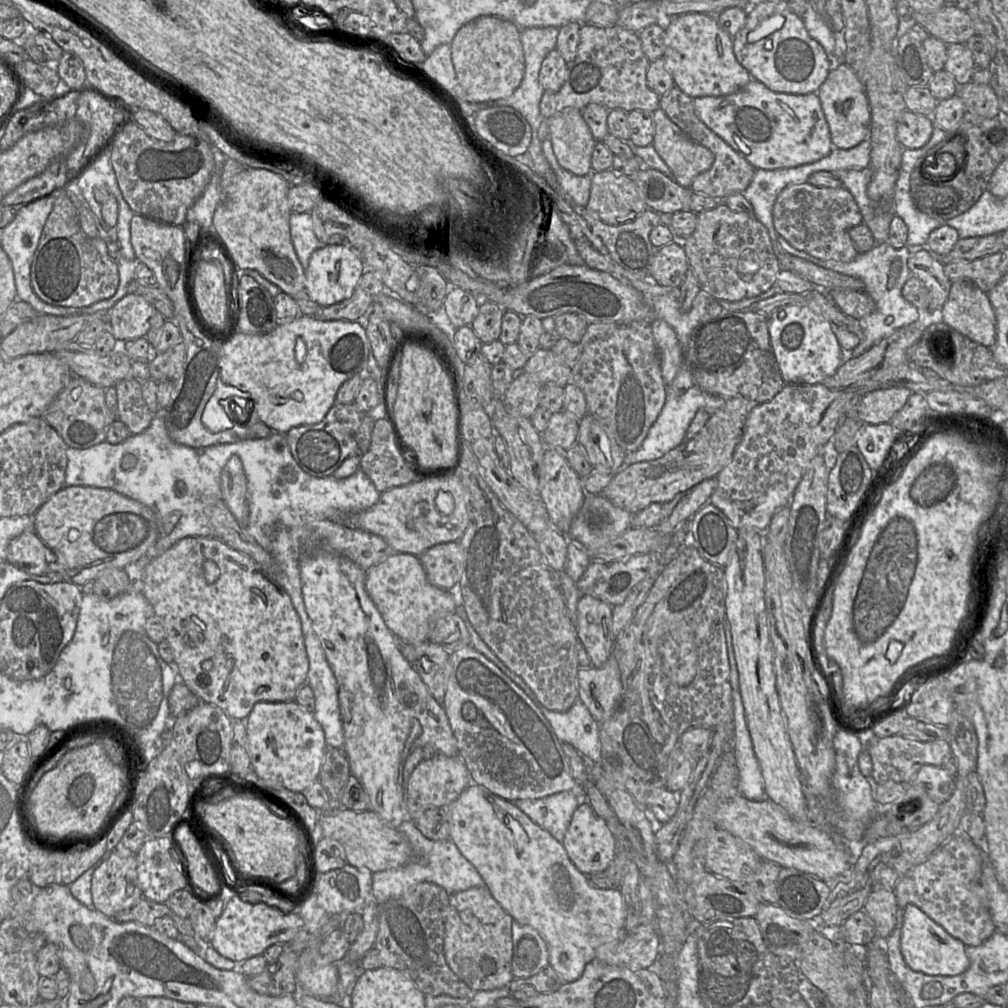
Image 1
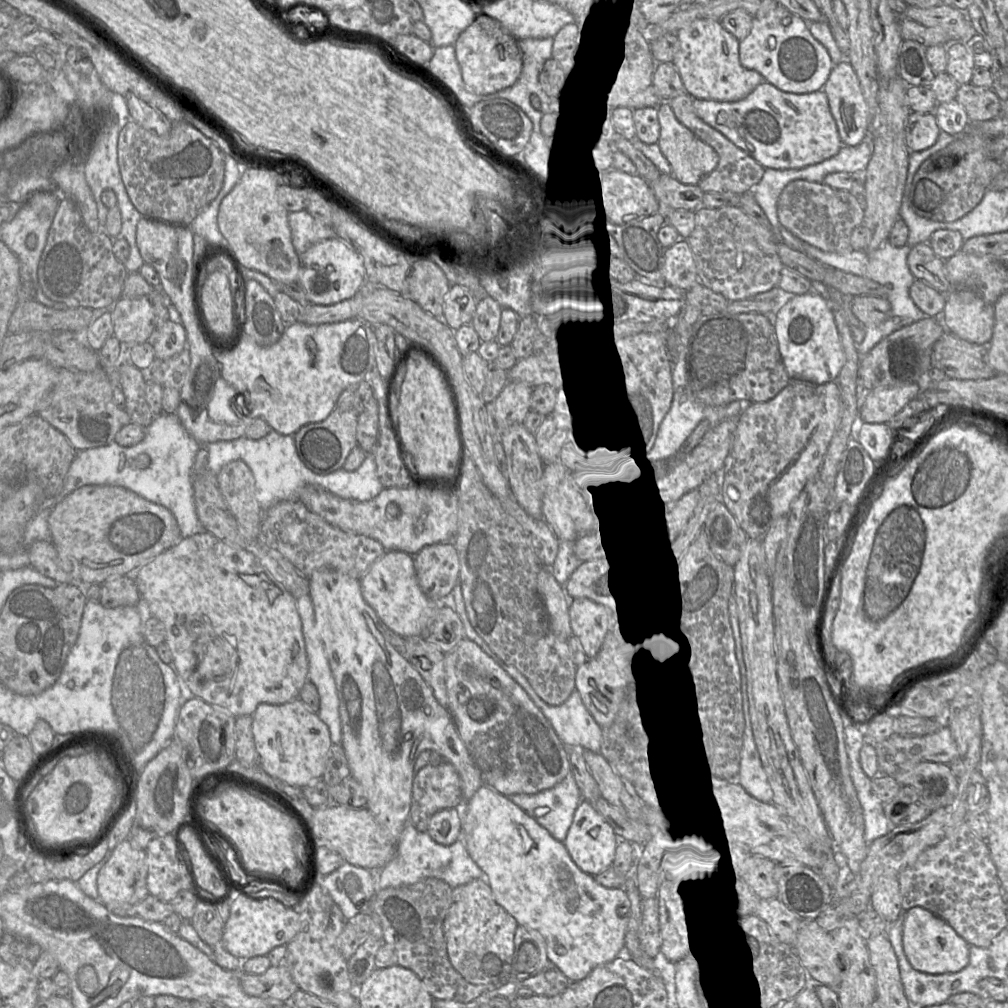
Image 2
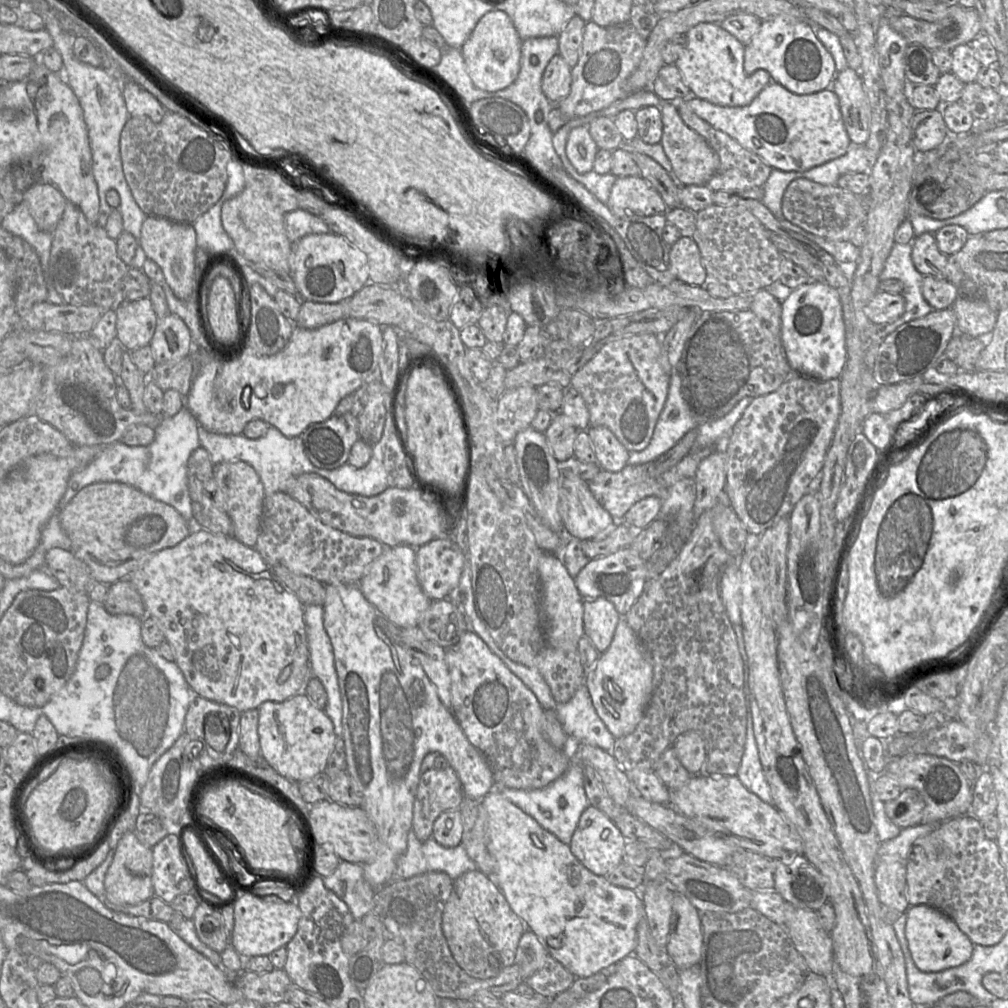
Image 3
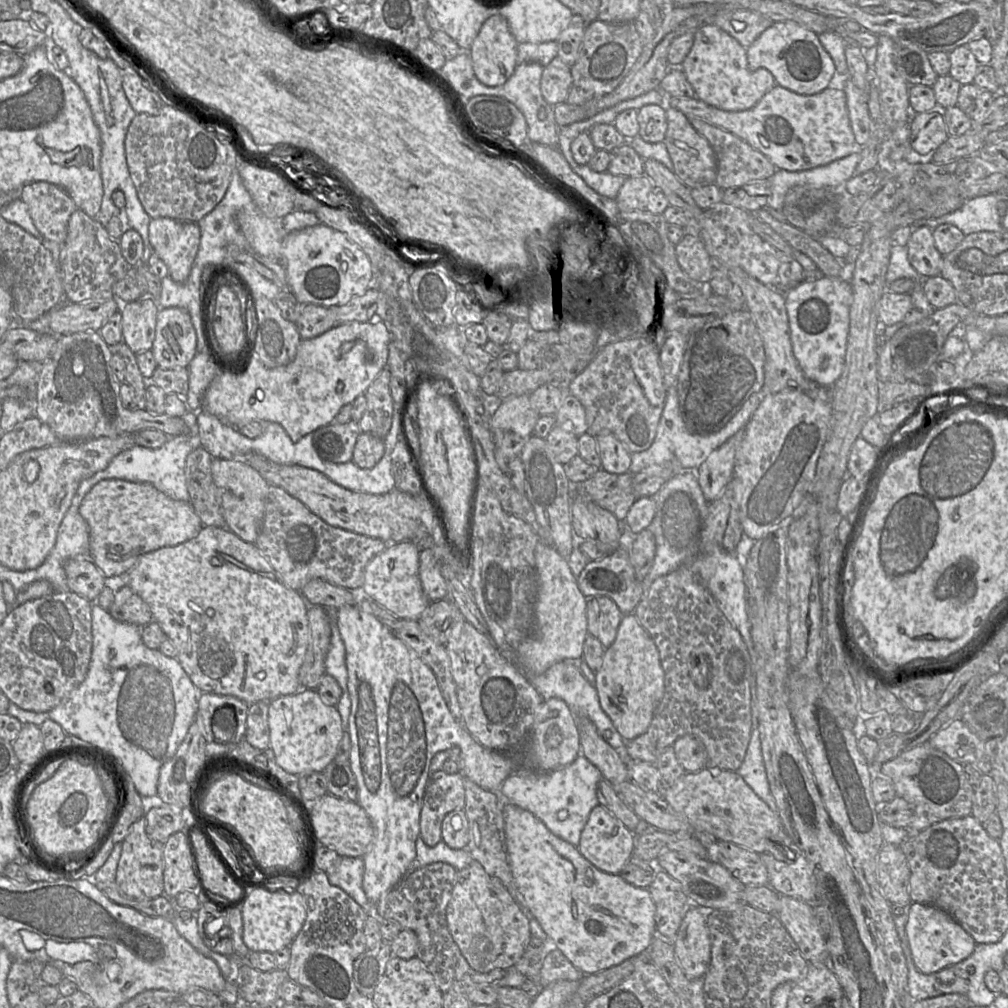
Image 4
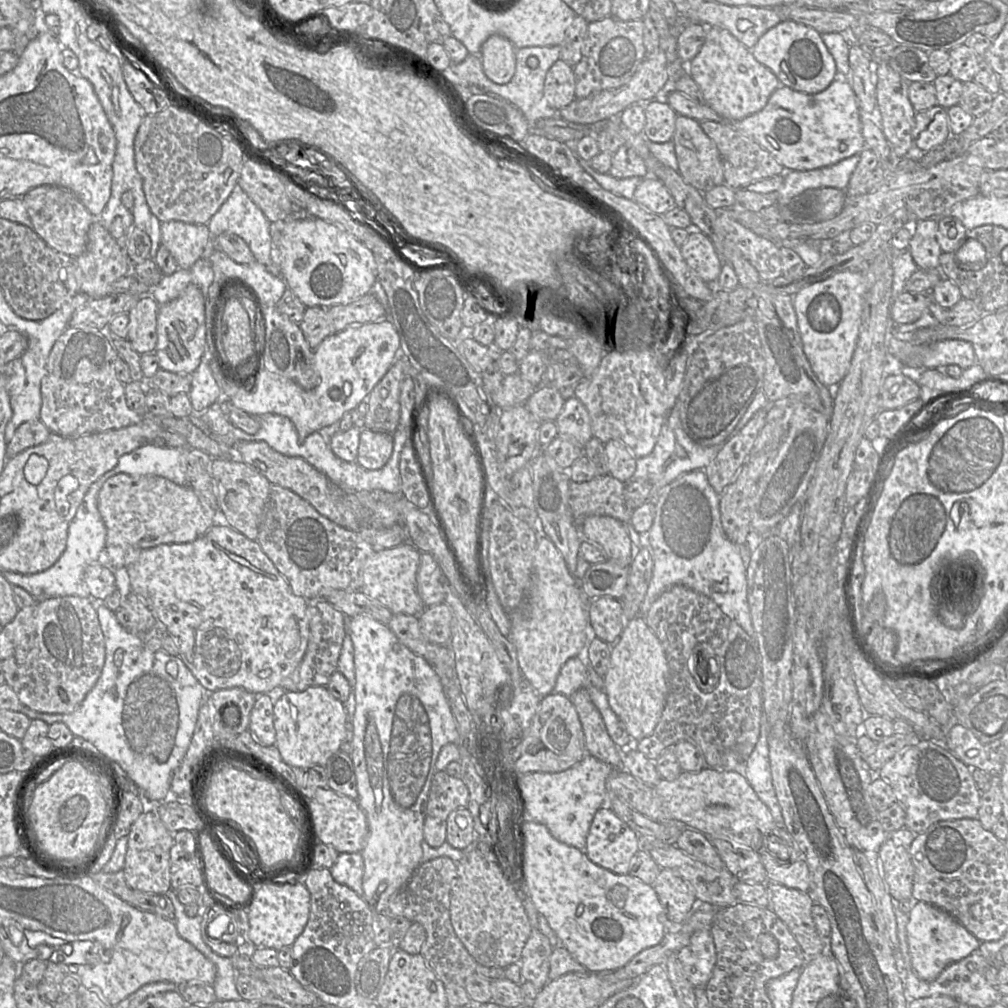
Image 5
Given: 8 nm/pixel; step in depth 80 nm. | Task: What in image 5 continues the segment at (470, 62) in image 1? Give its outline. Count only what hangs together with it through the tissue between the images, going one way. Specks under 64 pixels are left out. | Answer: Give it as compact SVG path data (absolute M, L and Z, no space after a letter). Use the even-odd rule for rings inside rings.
M493 34L481 46L480 59L484 74L492 82L507 84L516 70L516 48L504 36Z

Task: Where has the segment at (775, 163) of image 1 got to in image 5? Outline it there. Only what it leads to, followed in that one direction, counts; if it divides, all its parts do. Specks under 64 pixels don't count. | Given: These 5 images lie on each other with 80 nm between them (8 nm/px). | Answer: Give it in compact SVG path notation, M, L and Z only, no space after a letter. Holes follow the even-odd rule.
M834 80L825 90L816 94L805 94L780 86L761 111L738 121L725 121L709 105L700 105L678 91L669 95L668 104L678 115L699 122L729 124L751 137L786 170L807 171L830 166L859 155L866 147L857 97L848 81Z

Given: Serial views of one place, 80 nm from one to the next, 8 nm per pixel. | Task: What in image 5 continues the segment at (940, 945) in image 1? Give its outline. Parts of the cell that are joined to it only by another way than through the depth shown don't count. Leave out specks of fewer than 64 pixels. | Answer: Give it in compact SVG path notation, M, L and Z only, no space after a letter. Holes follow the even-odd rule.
M923 901L917 902L909 913L906 935L912 968L926 981L936 979L947 966L967 957L981 944L950 914Z

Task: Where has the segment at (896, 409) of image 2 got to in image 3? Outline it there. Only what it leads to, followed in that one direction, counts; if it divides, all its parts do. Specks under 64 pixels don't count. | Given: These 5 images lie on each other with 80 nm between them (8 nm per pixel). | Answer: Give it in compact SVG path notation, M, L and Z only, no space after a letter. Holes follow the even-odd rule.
M922 377L909 382L879 387L871 396L871 413L884 416L890 411L899 409L911 395L916 394L916 388L921 384L924 384Z

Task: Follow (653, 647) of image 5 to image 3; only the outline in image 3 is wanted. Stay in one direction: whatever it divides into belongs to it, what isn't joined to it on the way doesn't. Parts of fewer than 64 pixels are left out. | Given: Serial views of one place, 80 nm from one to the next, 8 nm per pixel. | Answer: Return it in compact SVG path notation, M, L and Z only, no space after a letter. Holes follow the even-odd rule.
M624 618L620 619L609 648L589 669L584 684L598 716L616 739L635 730L653 692L653 665Z

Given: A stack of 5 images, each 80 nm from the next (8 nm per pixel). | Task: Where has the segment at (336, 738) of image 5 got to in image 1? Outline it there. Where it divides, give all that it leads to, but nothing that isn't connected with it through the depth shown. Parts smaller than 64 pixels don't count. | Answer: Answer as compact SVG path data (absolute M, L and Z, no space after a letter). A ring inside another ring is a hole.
M295 700L289 702L257 702L246 719L246 729L248 740L248 755L251 760L252 769L260 779L266 782L267 787L284 787L293 792L303 792L313 783L319 781L319 775L325 758L327 744L325 740L324 730L320 723L316 720L312 712L309 712L304 709Z

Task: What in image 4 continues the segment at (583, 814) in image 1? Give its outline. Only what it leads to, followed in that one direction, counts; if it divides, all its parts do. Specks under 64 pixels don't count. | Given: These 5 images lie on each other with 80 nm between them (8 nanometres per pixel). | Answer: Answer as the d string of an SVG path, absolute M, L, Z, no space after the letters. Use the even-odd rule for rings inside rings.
M597 805L589 814L577 848L582 856L599 870L619 875L627 860L633 855L634 843L634 833L607 809Z

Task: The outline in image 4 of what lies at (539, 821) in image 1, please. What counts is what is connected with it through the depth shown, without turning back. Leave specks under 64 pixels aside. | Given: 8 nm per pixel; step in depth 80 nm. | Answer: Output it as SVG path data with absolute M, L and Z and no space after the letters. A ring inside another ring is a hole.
M579 755L570 765L551 772L513 773L498 790L504 802L537 817L555 836L577 847L591 810L599 805L597 787L604 780L600 770Z

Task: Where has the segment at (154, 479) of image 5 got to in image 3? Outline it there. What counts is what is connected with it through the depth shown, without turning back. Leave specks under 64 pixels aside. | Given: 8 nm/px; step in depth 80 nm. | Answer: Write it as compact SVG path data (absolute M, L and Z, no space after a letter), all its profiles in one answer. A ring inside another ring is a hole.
M119 482L84 487L60 510L59 521L70 539L70 552L87 565L93 583L103 584L127 578L154 553L185 539L193 527L172 506Z

